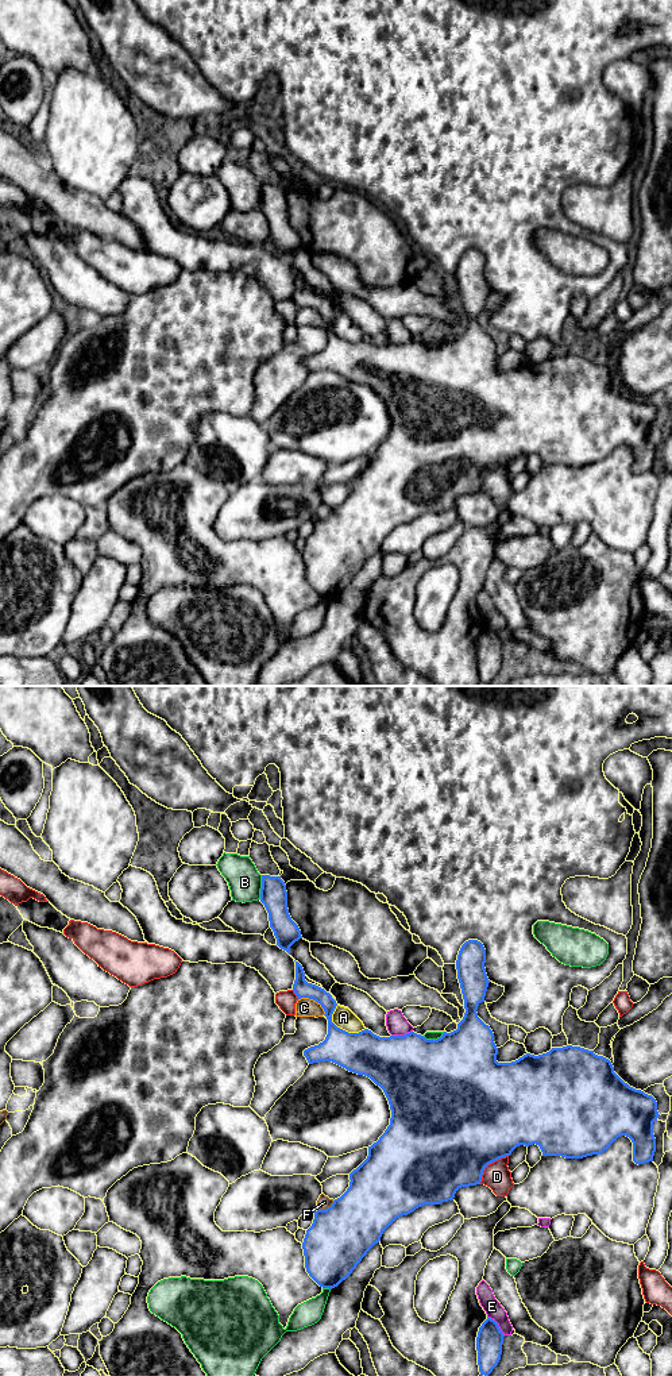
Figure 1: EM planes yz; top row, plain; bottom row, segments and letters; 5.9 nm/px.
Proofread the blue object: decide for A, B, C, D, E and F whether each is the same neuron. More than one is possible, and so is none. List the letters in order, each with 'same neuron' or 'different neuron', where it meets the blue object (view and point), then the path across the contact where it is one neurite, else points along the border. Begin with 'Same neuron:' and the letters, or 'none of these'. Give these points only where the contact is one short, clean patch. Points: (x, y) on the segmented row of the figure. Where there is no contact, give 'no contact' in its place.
Same neuron: none of these
A: different neuron | yz (342, 1029)
B: different neuron | yz (262, 887)
C: different neuron | yz (313, 999) | along yz (298, 998), (315, 999), (325, 1013)
D: different neuron | yz (489, 1163)
E: different neuron | yz (497, 1325)
F: different neuron | yz (327, 1209)

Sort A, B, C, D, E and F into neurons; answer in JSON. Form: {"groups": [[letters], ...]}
{"groups": [["A", "C"], ["B"], ["D"], ["E"], ["F"]]}

